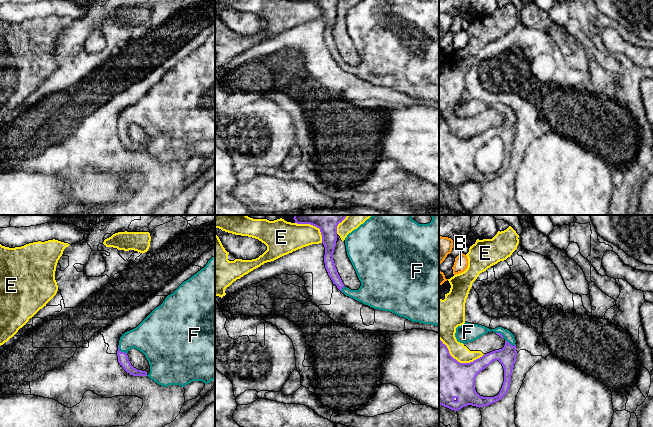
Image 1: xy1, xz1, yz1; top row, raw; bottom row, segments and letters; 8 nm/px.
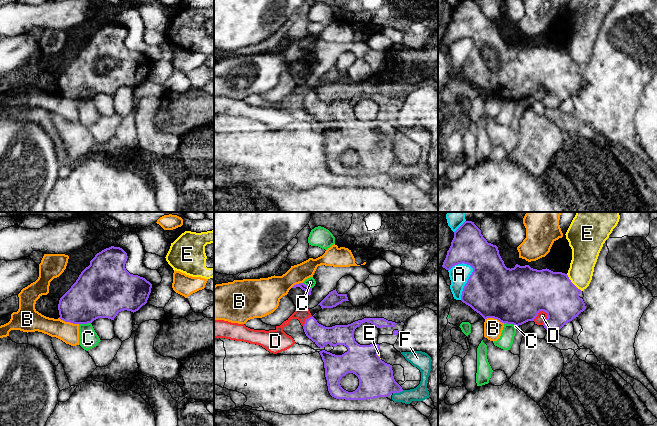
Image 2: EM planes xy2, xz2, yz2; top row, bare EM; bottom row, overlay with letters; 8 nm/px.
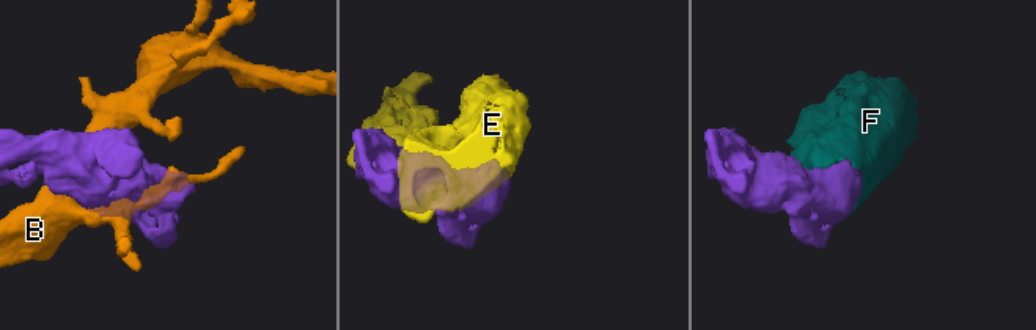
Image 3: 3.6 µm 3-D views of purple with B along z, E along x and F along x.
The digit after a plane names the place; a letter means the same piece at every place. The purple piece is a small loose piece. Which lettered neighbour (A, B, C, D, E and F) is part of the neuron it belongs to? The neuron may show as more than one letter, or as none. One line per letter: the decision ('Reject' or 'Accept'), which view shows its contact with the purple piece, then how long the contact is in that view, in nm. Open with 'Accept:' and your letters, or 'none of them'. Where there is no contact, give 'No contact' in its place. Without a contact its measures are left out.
Accept: F
A: Reject. Touches purple in yz2. Shared border 300 nm
B: Reject. Touches purple in xy2. Shared border 170 nm
C: Reject. Touches purple in xy2. Shared border 100 nm
D: Reject. Touches purple in yz2. Shared border 130 nm
E: Reject. Touches purple in yz1. Shared border 400 nm
F: Accept. Touches purple in xy1. Shared border 100 nm

